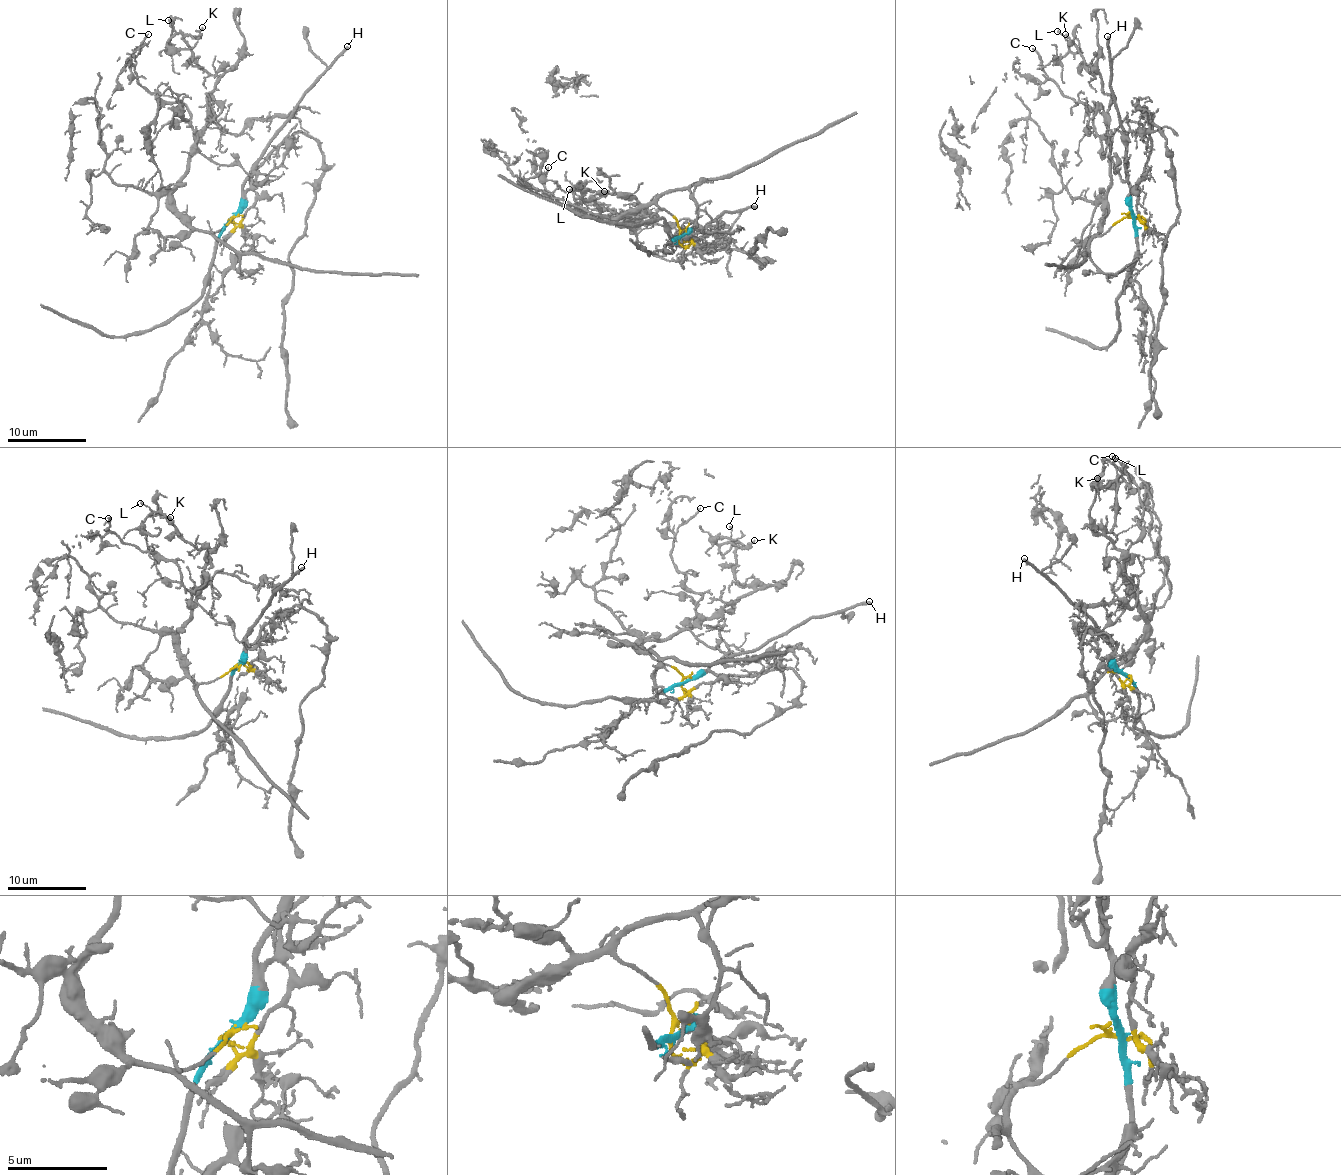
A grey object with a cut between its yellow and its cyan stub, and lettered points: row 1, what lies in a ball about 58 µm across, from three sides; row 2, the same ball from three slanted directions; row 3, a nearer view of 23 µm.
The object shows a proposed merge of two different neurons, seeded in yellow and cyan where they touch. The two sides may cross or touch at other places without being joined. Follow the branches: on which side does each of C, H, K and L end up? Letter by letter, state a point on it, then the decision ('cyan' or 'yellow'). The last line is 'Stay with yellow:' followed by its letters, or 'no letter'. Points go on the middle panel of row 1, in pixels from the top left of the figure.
C: at (548, 167); yellow
H: at (754, 206); cyan
K: at (604, 191); yellow
L: at (569, 189); yellow
Stay with yellow: C, K, L

